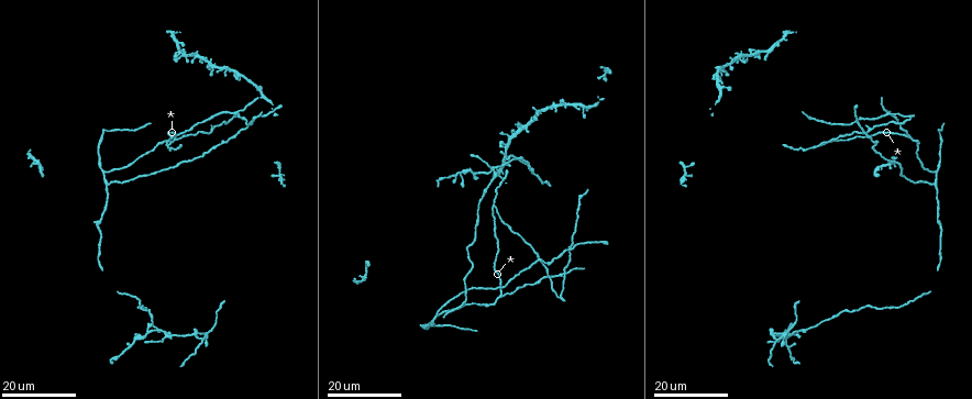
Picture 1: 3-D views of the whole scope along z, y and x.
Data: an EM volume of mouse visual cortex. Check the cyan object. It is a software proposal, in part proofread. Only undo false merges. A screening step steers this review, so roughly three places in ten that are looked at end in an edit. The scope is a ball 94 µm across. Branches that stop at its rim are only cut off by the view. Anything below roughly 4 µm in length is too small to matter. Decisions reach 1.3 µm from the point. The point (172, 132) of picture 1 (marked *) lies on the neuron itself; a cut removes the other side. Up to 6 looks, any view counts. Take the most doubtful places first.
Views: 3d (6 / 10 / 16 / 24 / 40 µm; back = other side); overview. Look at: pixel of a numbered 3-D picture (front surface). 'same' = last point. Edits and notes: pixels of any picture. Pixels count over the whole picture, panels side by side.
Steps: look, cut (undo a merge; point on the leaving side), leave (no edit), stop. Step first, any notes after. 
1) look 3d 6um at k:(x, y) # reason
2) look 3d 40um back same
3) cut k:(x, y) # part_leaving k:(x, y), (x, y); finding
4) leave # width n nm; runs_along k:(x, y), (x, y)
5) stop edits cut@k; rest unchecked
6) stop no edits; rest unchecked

look 3d 24um at 1:(819, 145) # side arm on a straight run

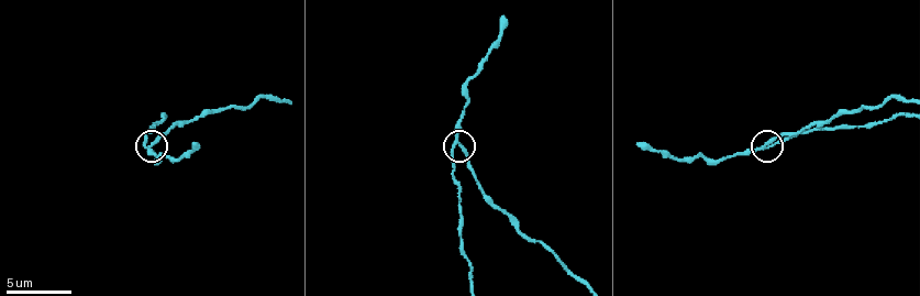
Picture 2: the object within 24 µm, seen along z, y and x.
look 3d 6um at 2:(456, 142)

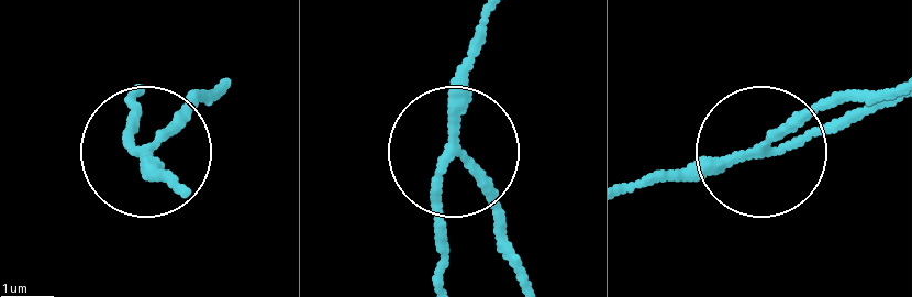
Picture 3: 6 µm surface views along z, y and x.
look 3d 6um back at 3:(149, 147)

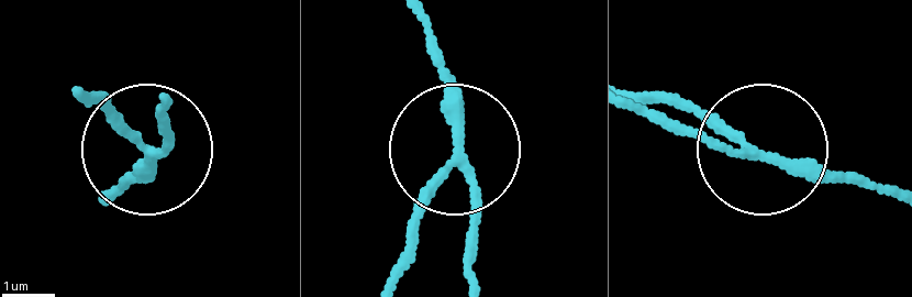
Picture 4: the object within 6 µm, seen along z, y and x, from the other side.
cut 4:(107, 113) # part_leaving 4:(748, 152), (687, 108), (634, 95); a second neuron is stuck on

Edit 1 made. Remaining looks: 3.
look 3d 16um at 1:(935, 174) # side arm on a straight run

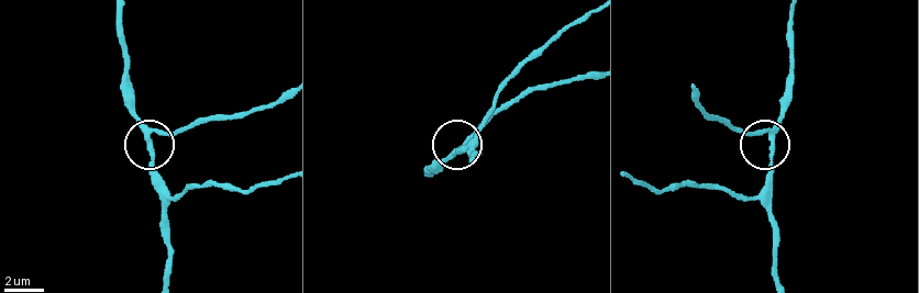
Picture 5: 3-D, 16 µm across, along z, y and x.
look 3d 6um at 5:(151, 144)

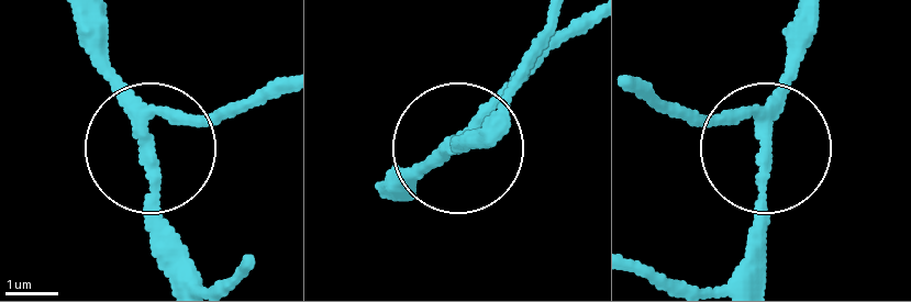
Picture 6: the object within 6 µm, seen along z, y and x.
look 3d 6um back at 6:(146, 143)

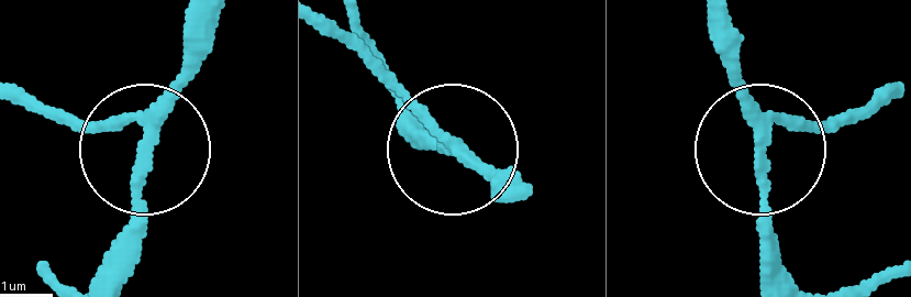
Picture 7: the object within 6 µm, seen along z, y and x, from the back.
leave # runs_along 7:(324, 18), (430, 136), (531, 184); one neuron here

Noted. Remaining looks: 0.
stop edits cut@4; rest unchecked

